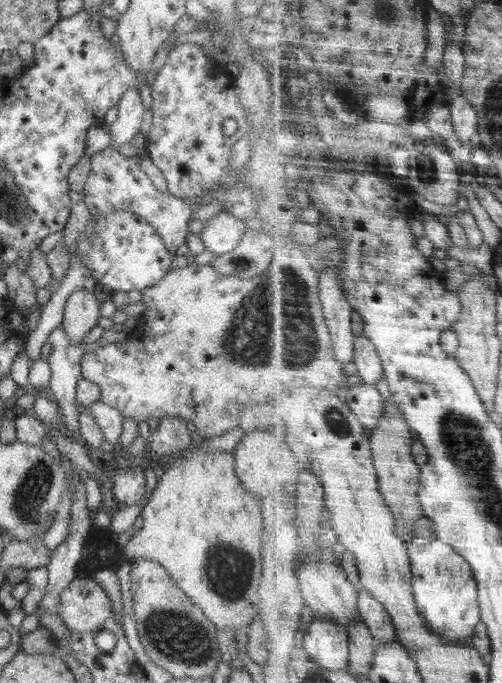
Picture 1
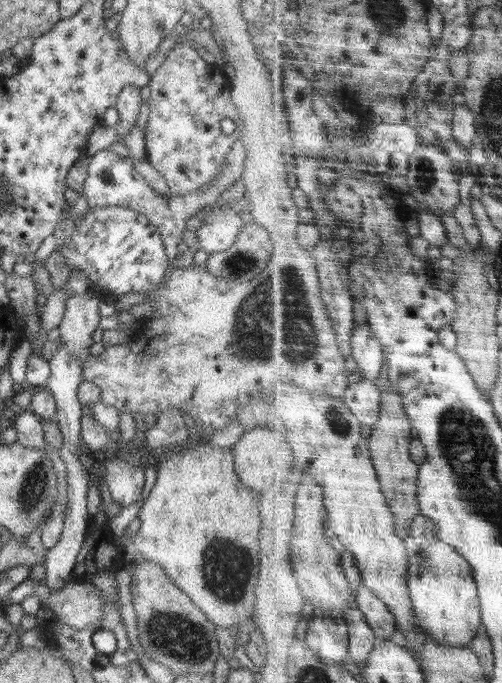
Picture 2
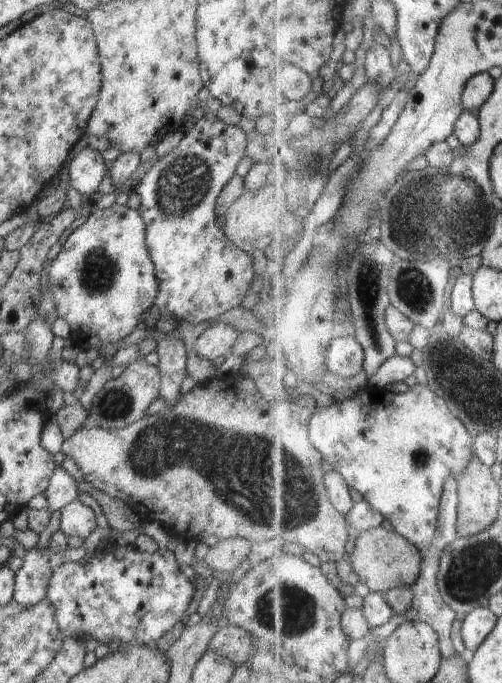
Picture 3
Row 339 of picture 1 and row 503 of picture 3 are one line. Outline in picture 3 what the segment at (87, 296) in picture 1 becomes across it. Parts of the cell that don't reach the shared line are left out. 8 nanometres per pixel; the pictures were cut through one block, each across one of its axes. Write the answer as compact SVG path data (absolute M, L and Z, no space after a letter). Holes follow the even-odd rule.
M79 500L65 506L60 516L60 531L67 537L78 536L86 540L97 527L94 511Z

